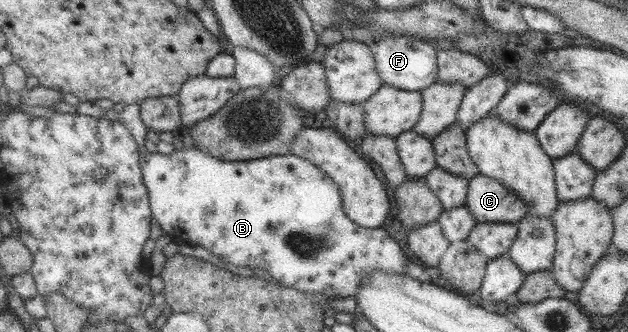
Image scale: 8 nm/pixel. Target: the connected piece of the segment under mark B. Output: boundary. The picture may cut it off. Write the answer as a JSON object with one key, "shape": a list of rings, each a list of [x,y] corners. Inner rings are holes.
{"shape":[[[140,105],[126,106],[118,120],[131,133],[141,152],[140,165],[150,194],[151,217],[177,245],[200,245],[233,265],[265,269],[283,286],[307,293],[355,297],[361,280],[369,278],[373,270],[409,276],[406,266],[411,260],[397,240],[391,239],[383,229],[364,228],[353,223],[343,210],[339,186],[311,160],[289,153],[247,162],[227,161],[193,145],[175,150],[170,156],[152,154],[146,149],[148,128],[140,117]]]}

